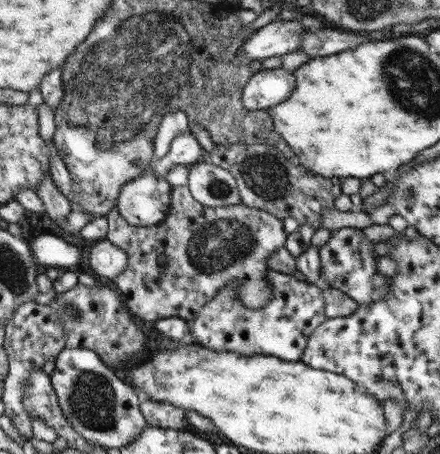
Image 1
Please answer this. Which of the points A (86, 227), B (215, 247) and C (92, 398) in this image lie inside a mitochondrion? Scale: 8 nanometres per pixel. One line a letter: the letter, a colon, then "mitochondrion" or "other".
A: other
B: mitochondrion
C: mitochondrion

